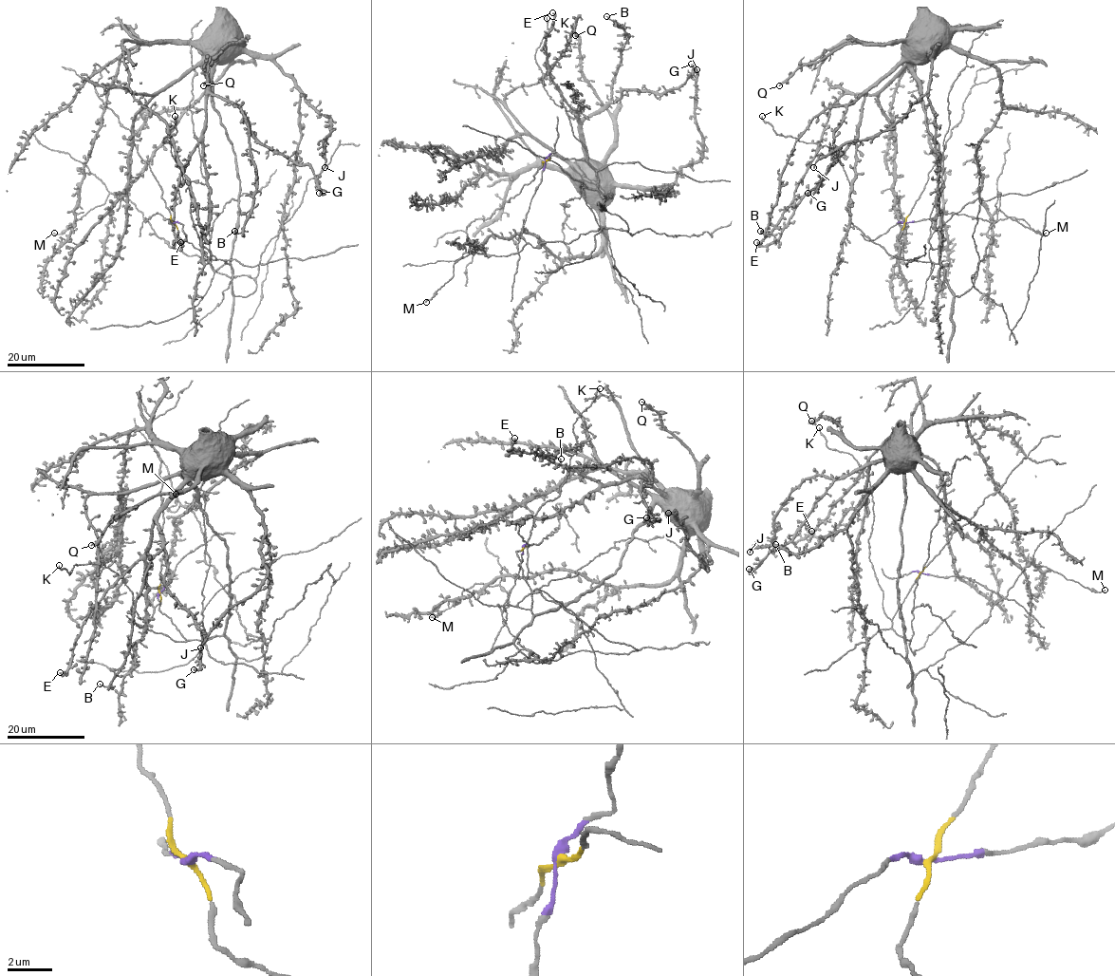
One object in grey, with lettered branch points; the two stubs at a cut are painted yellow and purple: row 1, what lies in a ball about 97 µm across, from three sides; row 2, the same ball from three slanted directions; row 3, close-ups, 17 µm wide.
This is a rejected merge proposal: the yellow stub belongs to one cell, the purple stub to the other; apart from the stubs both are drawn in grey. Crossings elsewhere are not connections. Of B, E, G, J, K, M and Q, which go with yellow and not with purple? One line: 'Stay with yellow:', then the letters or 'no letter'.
Stay with yellow: B, E, G, J, K, M, Q

